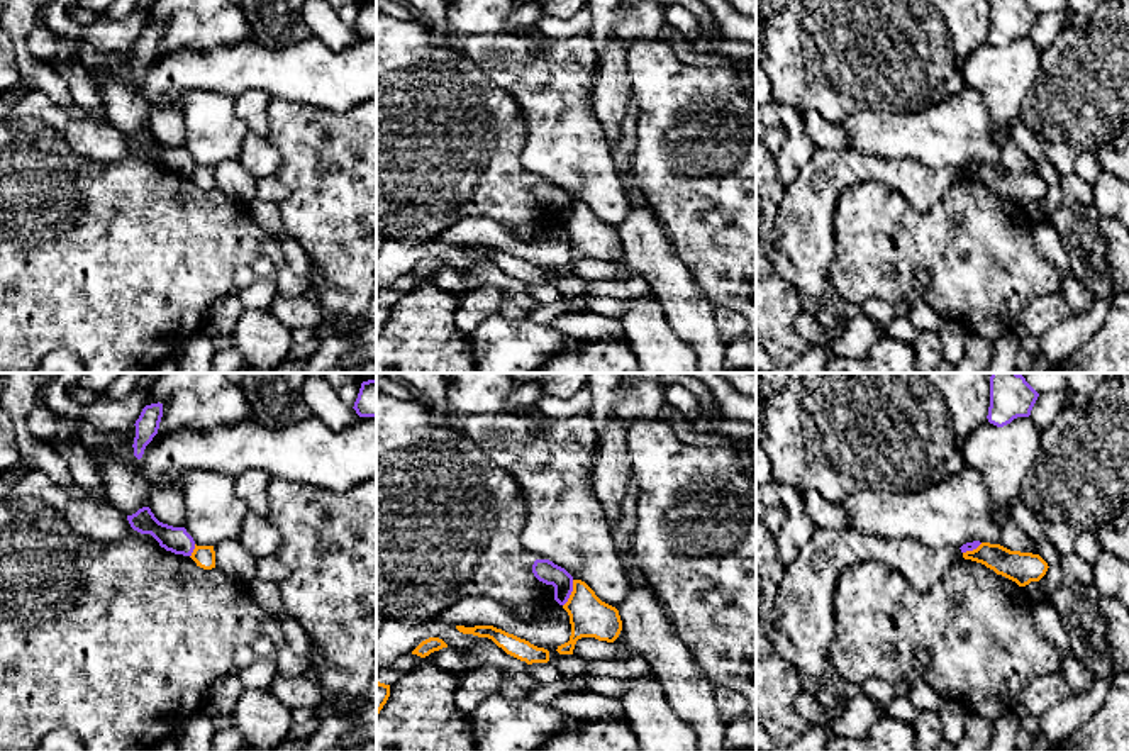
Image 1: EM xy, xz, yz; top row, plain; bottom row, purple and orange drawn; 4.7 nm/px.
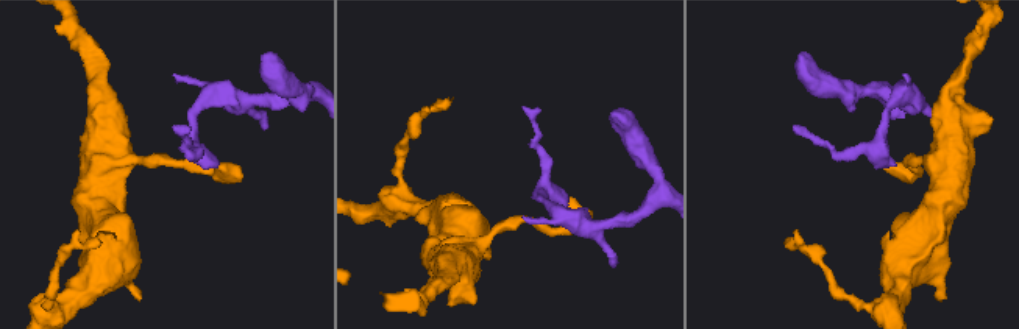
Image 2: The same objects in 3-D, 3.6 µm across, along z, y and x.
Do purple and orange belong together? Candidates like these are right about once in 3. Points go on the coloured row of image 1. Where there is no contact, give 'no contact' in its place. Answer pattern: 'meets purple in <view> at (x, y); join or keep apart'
meets purple in xz at (570, 594); keep apart

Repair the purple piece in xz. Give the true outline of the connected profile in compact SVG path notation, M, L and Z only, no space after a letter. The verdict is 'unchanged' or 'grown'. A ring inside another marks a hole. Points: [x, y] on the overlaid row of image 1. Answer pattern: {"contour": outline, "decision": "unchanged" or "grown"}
{"contour": "M536 559L532 565L534 576L554 587L554 600L564 605L573 592L573 576L549 559Z", "decision": "unchanged"}

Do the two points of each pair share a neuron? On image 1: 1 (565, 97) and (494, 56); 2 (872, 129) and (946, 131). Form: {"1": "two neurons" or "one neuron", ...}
{"1": "one neuron", "2": "one neuron"}

